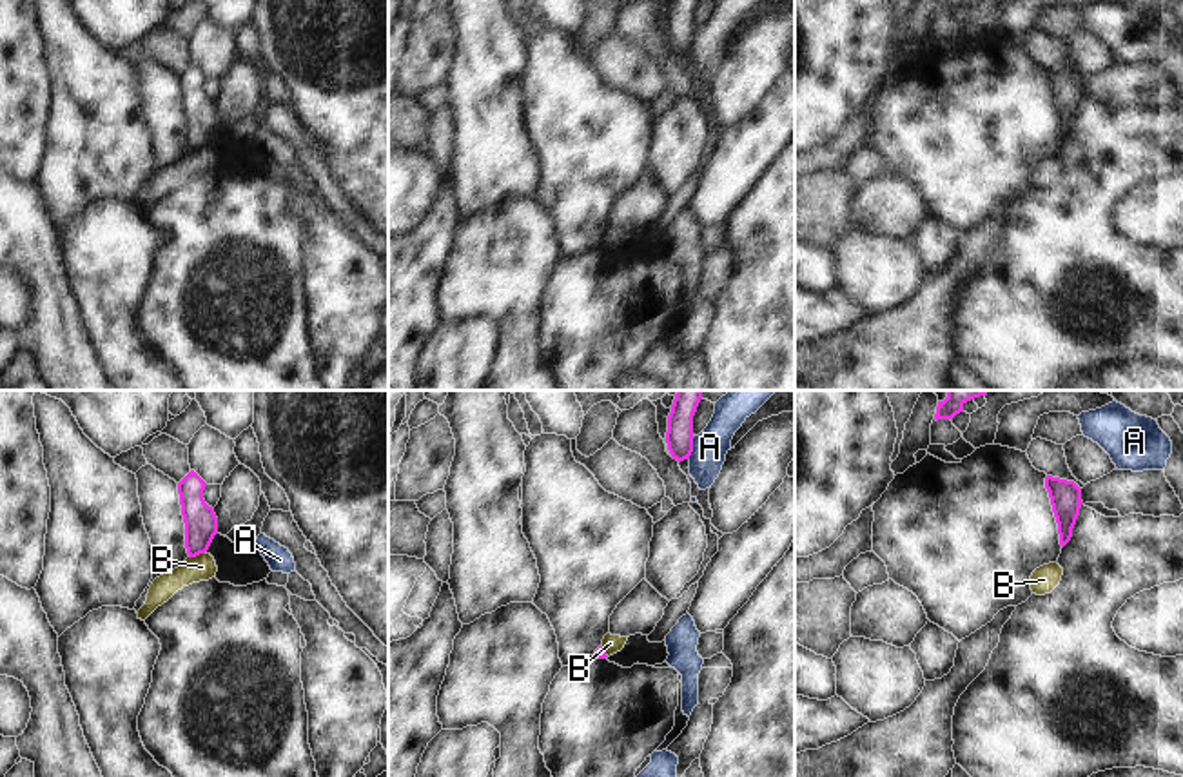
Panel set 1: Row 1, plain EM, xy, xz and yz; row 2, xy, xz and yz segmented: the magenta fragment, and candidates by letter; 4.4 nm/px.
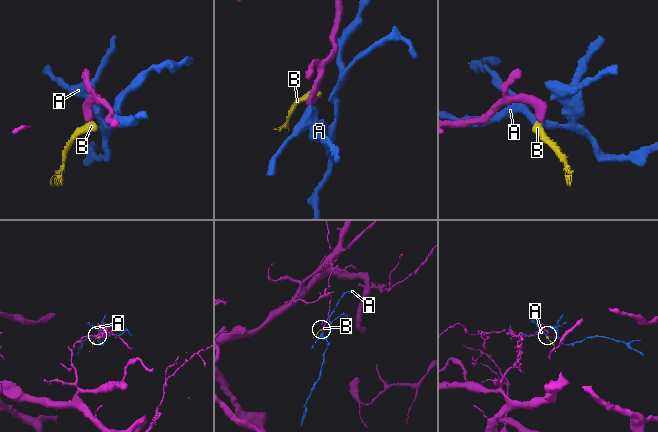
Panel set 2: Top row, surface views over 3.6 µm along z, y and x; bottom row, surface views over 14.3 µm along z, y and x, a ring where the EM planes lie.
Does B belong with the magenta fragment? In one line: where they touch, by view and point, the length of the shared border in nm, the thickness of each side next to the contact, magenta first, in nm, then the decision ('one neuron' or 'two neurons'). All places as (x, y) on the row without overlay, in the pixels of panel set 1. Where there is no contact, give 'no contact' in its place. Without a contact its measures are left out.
xy (196, 147) | 90 nm | 140/120 nm | two neurons

